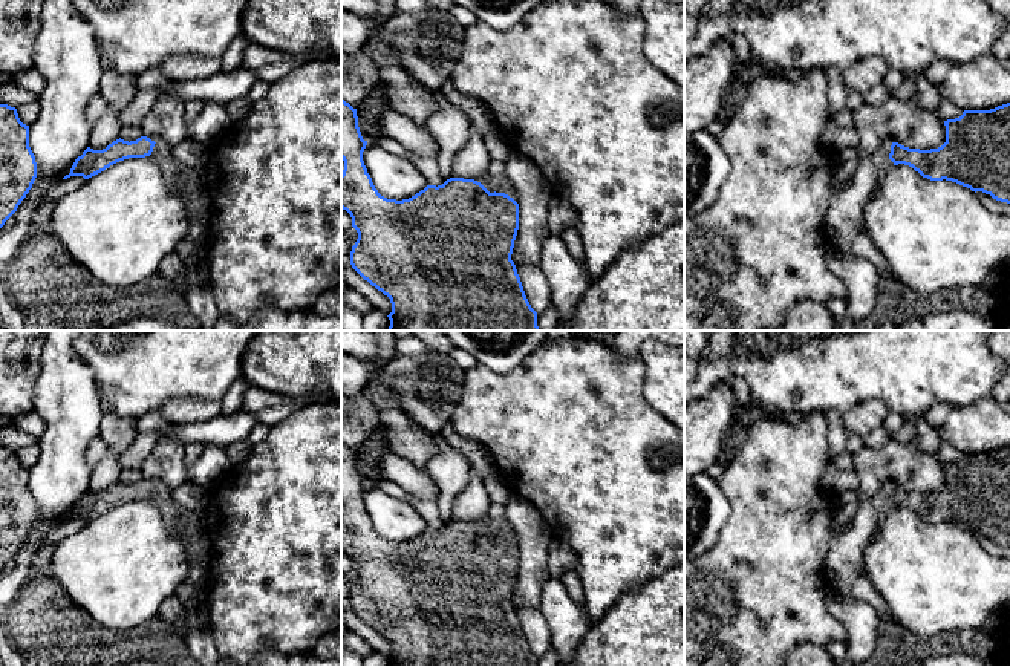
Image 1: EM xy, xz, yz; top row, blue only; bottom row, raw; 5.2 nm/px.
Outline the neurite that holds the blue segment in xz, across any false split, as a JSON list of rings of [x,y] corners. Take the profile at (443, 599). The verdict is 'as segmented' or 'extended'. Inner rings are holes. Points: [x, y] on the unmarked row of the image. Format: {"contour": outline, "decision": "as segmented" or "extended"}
{"contour": [[[341,441],[341,551],[352,560],[358,582],[350,594],[352,611],[390,642],[390,666],[537,666],[516,608],[511,603],[519,573],[517,534],[507,517],[491,522],[493,536],[474,522],[450,521],[442,528],[427,528],[402,544],[378,536],[363,504],[363,482],[357,452]]], "decision": "extended"}

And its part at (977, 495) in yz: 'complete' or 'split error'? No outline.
split error

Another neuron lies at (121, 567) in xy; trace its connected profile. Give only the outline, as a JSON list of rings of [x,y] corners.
[[[152,499],[129,501],[86,522],[81,530],[54,547],[52,577],[69,597],[104,628],[129,631],[159,617],[162,603],[174,597],[190,574],[188,551],[178,534],[171,534],[165,517]]]

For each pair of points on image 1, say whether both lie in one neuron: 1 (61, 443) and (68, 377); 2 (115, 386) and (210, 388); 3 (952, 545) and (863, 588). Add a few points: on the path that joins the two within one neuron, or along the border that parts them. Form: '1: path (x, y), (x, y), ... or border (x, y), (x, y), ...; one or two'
1: path (68, 426), (68, 394); one
2: path (138, 385), (187, 385); one
3: border (863, 548), (862, 570), (888, 608), (889, 616); two

